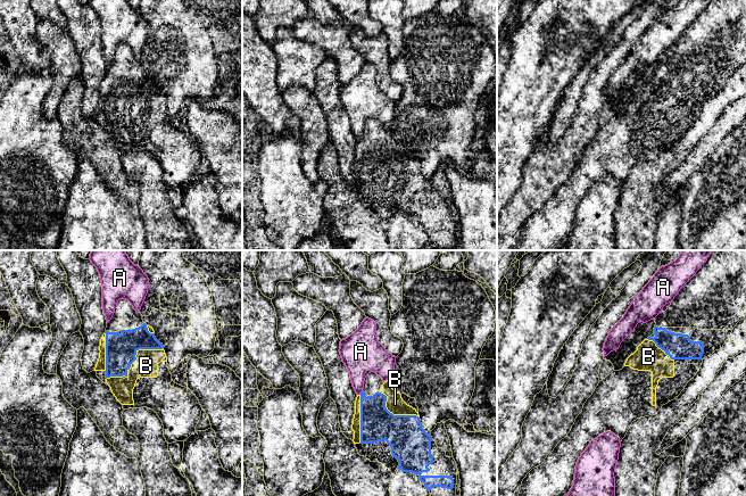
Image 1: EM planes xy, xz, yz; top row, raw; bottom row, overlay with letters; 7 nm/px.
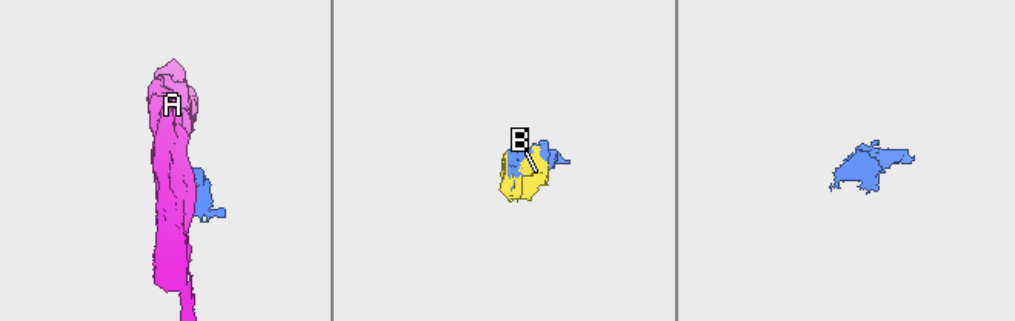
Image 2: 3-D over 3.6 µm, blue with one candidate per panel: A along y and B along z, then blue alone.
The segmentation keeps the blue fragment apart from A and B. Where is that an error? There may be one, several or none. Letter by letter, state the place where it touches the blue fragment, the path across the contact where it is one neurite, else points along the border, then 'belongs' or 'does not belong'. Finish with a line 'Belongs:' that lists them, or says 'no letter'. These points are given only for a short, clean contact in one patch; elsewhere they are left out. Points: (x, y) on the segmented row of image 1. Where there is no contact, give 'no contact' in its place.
A: xz (361, 393) | does not belong
B: xy (135, 358) | belongs
Belongs: B

